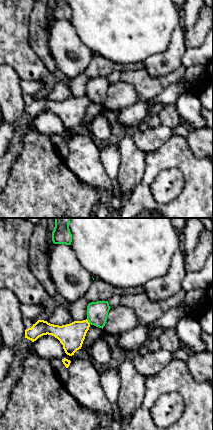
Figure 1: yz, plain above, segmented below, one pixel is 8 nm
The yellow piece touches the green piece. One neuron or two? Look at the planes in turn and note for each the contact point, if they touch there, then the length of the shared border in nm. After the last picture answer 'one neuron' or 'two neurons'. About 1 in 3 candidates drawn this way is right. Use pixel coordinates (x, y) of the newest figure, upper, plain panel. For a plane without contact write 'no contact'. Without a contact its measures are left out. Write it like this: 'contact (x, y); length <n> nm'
contact (87, 97); length 50 nm

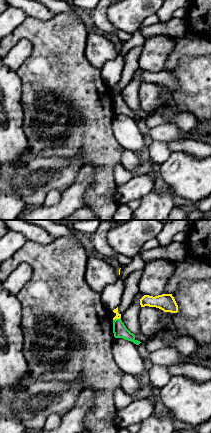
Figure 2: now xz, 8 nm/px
contact (116, 94); length 70 nm

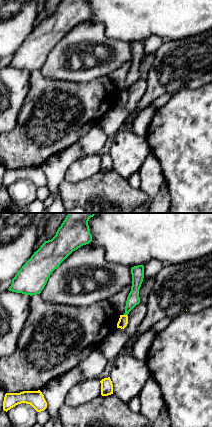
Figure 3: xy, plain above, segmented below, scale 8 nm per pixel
contact (126, 91); length 40 nm

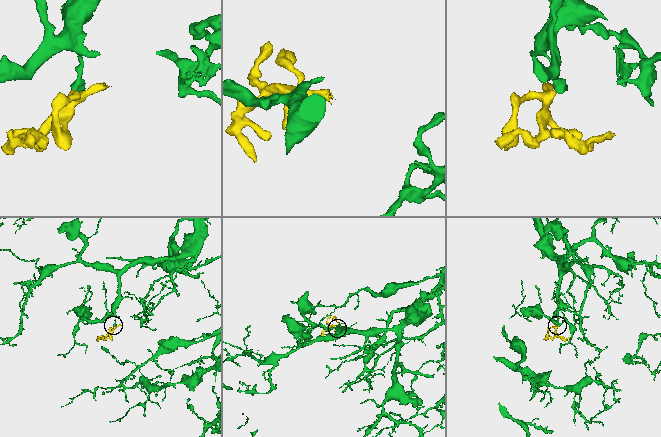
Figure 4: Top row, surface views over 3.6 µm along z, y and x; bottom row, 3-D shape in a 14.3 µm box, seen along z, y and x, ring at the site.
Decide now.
two neurons

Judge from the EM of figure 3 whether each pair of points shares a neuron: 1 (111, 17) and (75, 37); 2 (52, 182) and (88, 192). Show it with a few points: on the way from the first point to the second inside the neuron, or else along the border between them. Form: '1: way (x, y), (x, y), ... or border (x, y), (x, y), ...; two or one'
1: border (88, 20), (100, 23), (108, 37), (118, 39); two
2: border (63, 180), (58, 188), (59, 197), (62, 202); two

